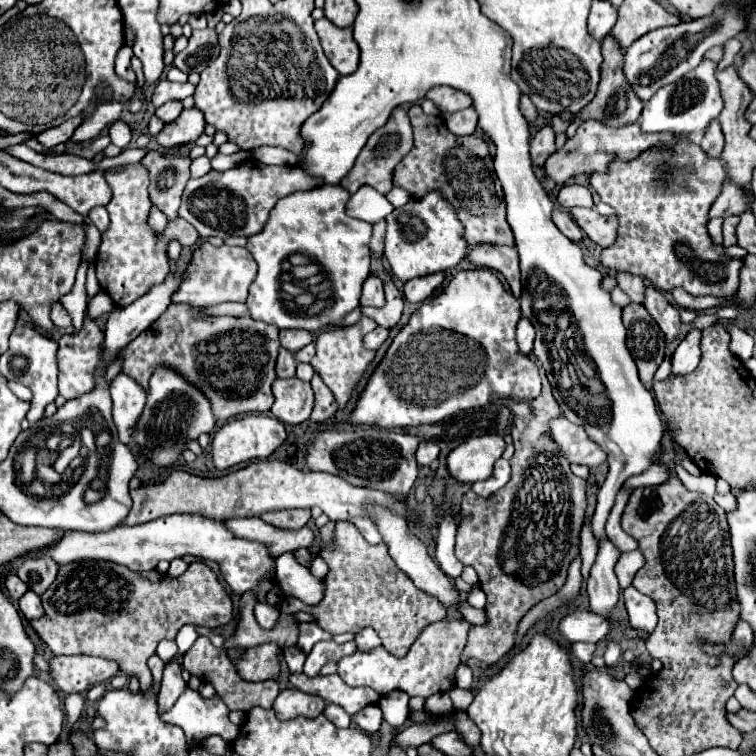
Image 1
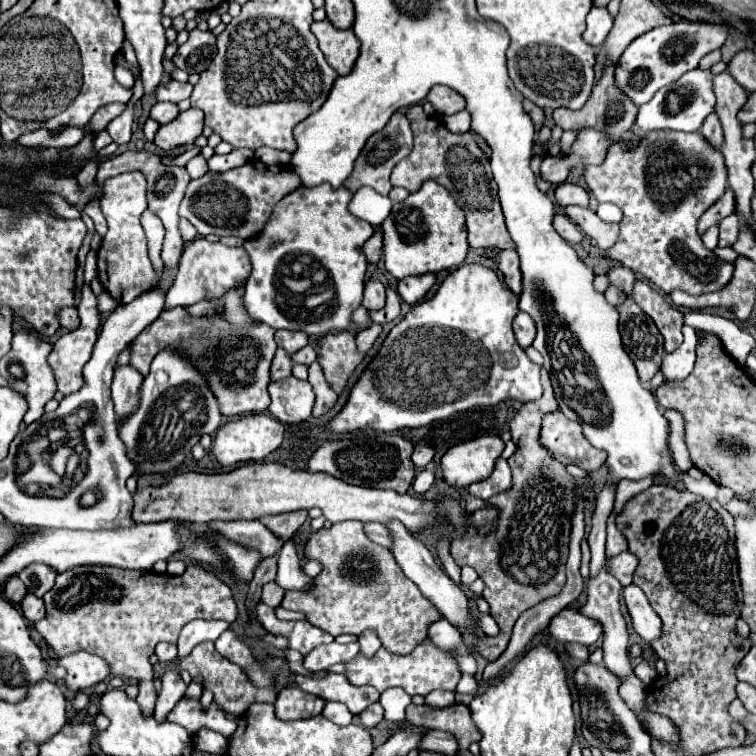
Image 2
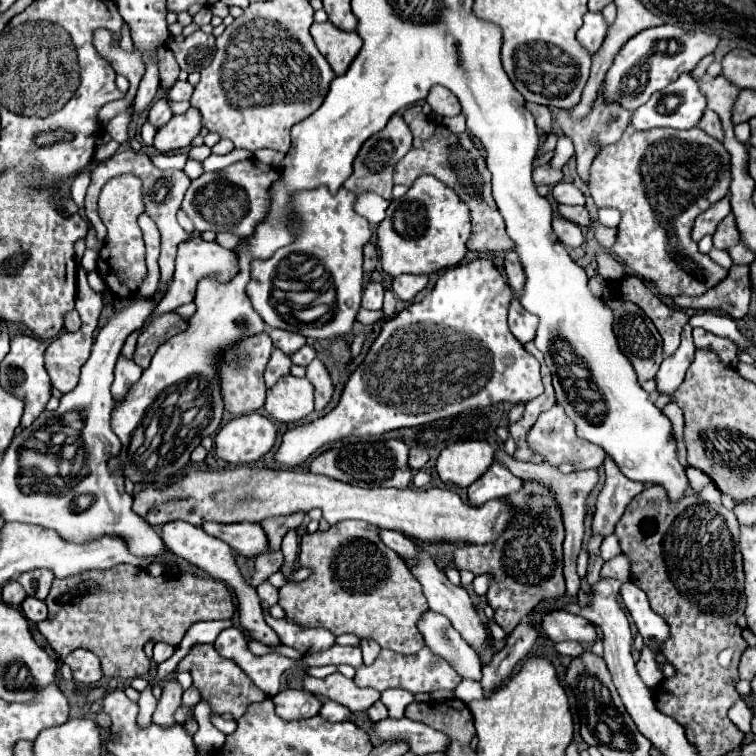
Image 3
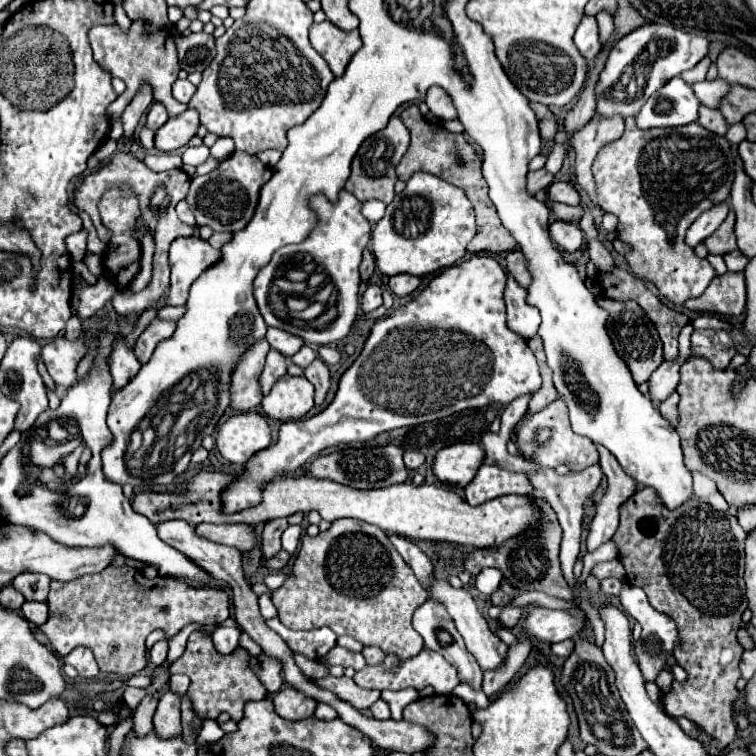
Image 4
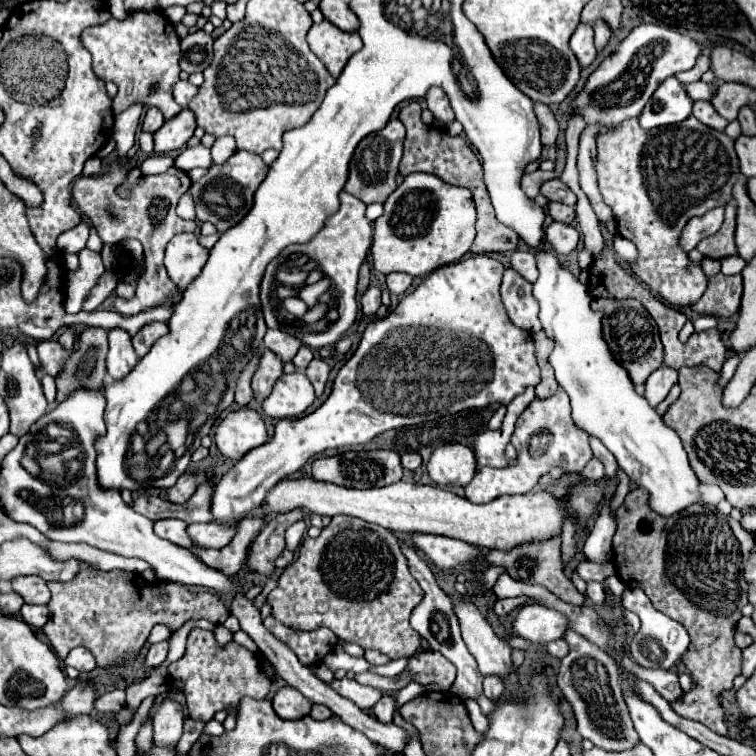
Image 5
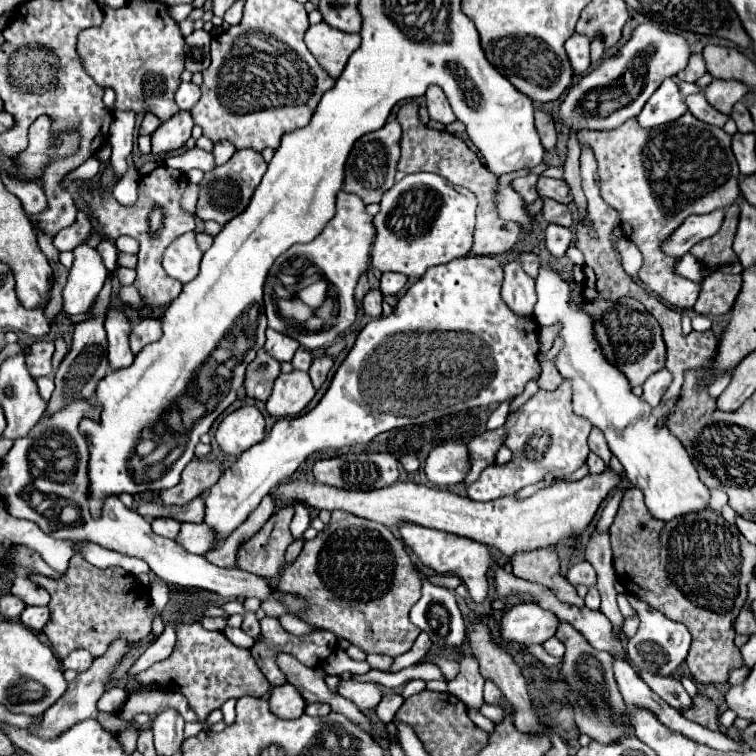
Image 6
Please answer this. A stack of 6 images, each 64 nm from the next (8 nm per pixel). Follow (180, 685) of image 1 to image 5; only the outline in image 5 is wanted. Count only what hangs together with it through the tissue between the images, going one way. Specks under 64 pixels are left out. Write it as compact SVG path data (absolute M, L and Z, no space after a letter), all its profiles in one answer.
M162 700L152 714L152 724L154 724L154 744L174 748L182 736L184 726L180 704L172 700Z

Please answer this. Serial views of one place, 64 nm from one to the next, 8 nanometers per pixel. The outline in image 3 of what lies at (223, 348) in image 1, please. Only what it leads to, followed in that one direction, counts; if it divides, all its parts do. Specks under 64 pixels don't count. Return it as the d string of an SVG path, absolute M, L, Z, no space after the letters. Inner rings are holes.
M168 312L156 320L152 320L148 324L148 328L140 334L138 344L136 344L136 352L134 352L134 362L140 368L146 368L150 364L150 358L154 356L154 352L158 350L160 344L164 344L168 338L172 338L174 334L178 334L180 330L184 330L186 320L182 320L178 314ZM266 332L260 336L246 338L244 342L240 342L240 346L236 346L236 350L228 350L228 354L224 356L224 362L220 366L224 402L226 402L228 412L240 416L240 414L248 414L248 412L254 412L264 406L266 386L264 386L262 374L264 374L268 358L270 358L270 352L272 352L272 340L268 338Z

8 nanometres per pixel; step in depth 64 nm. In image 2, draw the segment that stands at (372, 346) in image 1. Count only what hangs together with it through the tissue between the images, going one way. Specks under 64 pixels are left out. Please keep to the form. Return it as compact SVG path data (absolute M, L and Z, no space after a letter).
M379 324L374 325L361 331L356 336L356 345L359 352L366 353L374 344L375 340L382 332L382 327Z

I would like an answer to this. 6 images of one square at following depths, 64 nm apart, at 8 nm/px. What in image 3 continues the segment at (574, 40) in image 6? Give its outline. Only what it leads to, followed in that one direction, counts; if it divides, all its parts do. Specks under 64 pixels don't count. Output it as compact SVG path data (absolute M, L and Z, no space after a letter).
M588 12L584 16L584 24L580 26L576 38L588 50L588 54L592 56L602 46L604 38L606 38L606 32L608 32L608 26L606 26L602 14L600 12Z

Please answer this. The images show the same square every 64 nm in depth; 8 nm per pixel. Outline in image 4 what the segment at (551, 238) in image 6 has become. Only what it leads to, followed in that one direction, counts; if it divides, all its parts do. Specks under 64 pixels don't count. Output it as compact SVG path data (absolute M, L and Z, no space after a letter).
M556 220L550 224L550 238L562 252L576 252L582 246L582 230L576 224Z

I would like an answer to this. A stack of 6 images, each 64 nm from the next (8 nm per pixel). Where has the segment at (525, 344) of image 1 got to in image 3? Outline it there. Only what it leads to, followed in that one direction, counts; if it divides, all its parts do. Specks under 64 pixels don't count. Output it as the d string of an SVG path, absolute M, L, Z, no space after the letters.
M514 294L512 302L510 302L510 310L508 310L508 326L510 326L510 332L522 344L534 340L534 334L536 334L536 328L538 328L538 320L540 318L536 314L530 314L528 310L524 310L524 306L518 300L518 294Z

